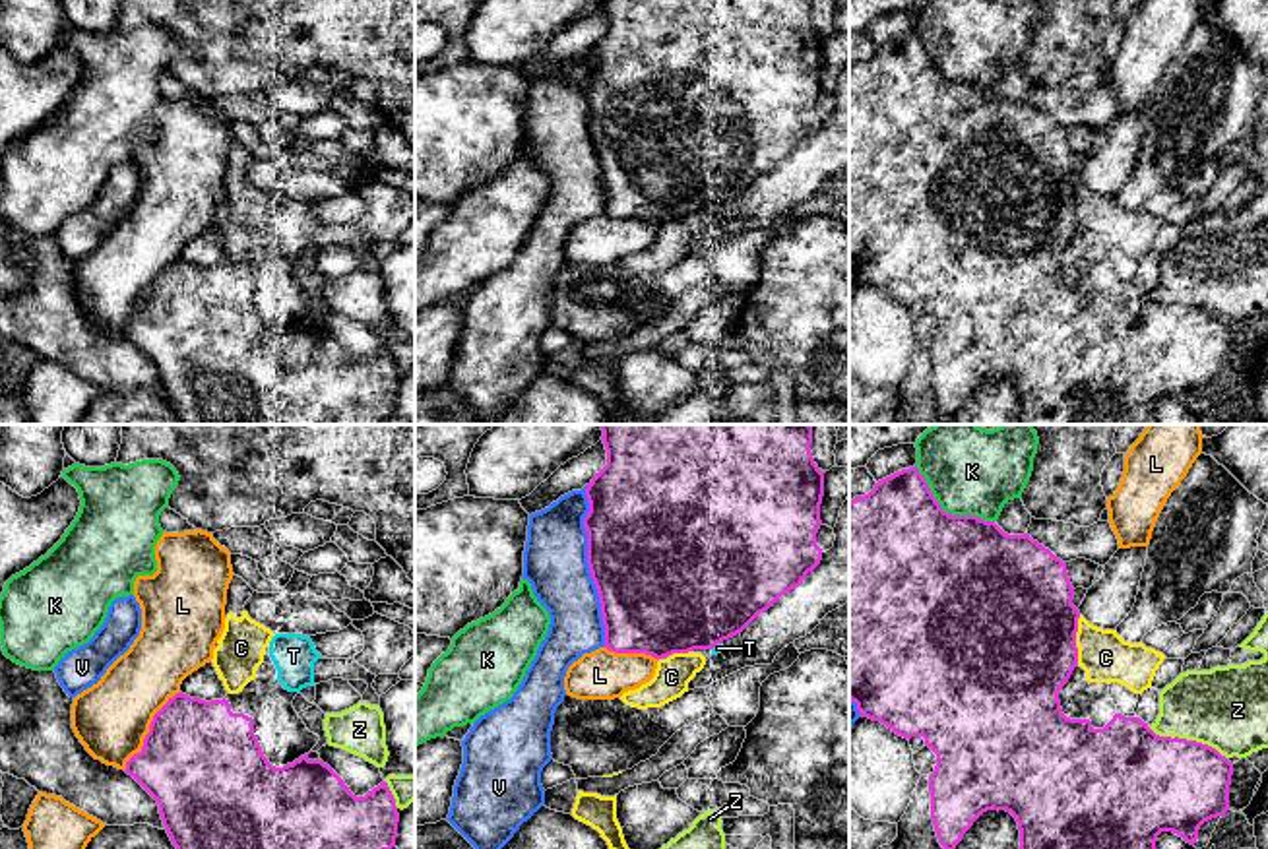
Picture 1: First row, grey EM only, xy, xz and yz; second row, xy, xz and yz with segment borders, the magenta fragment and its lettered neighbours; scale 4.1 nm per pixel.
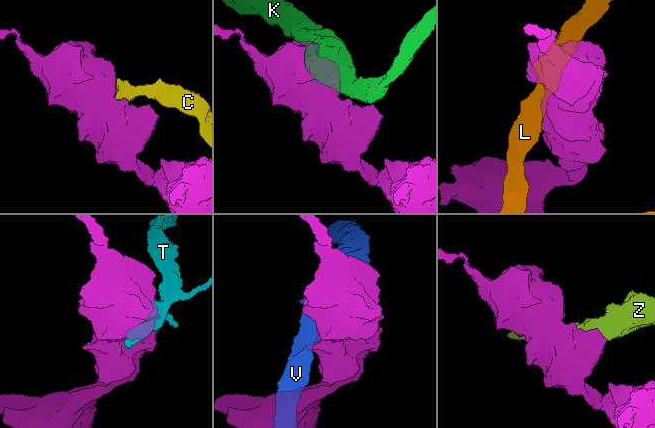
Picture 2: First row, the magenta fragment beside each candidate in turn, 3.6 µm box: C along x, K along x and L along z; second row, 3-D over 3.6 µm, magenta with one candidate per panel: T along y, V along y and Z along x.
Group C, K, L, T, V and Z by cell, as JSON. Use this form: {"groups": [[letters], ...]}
{"groups": [["C", "T"], ["K"], ["L"], ["V"], ["Z"]]}

